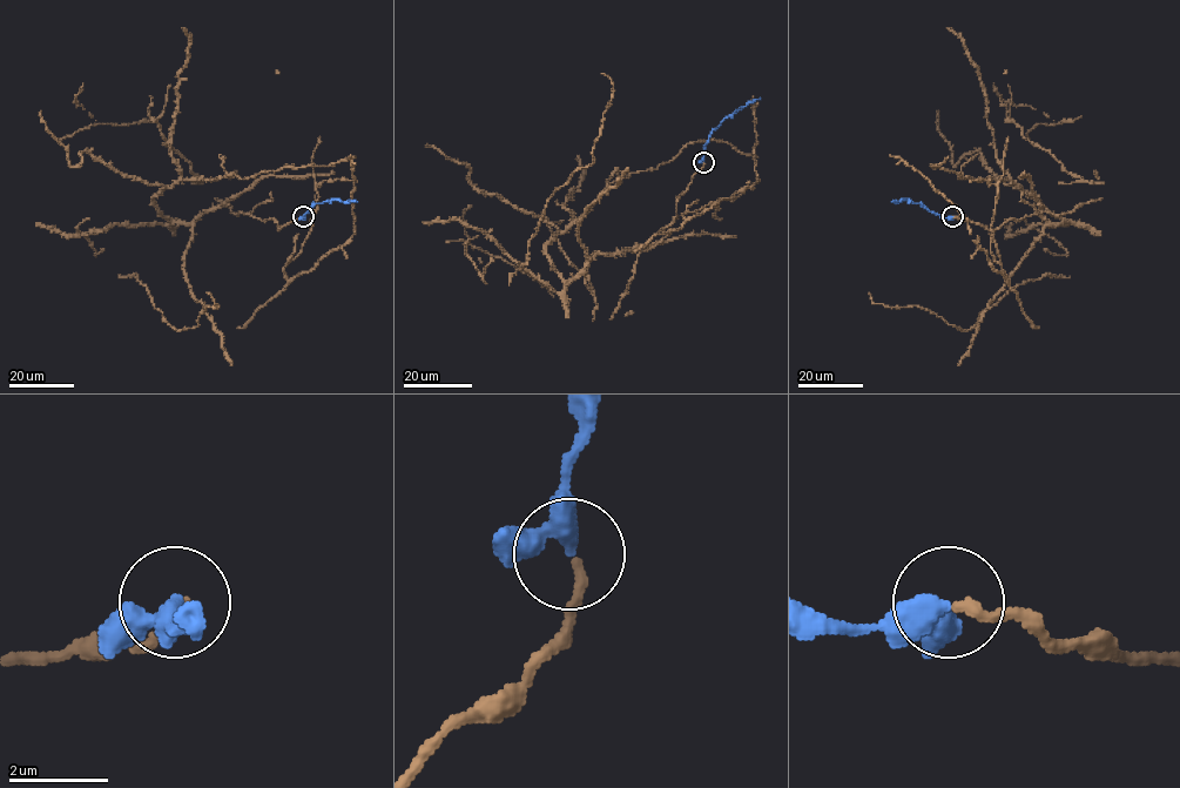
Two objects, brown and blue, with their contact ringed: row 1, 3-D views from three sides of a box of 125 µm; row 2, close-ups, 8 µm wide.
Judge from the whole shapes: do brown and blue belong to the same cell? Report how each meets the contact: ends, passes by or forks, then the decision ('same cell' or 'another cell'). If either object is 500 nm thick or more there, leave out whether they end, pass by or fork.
brown ends; blue passes by; same cell

